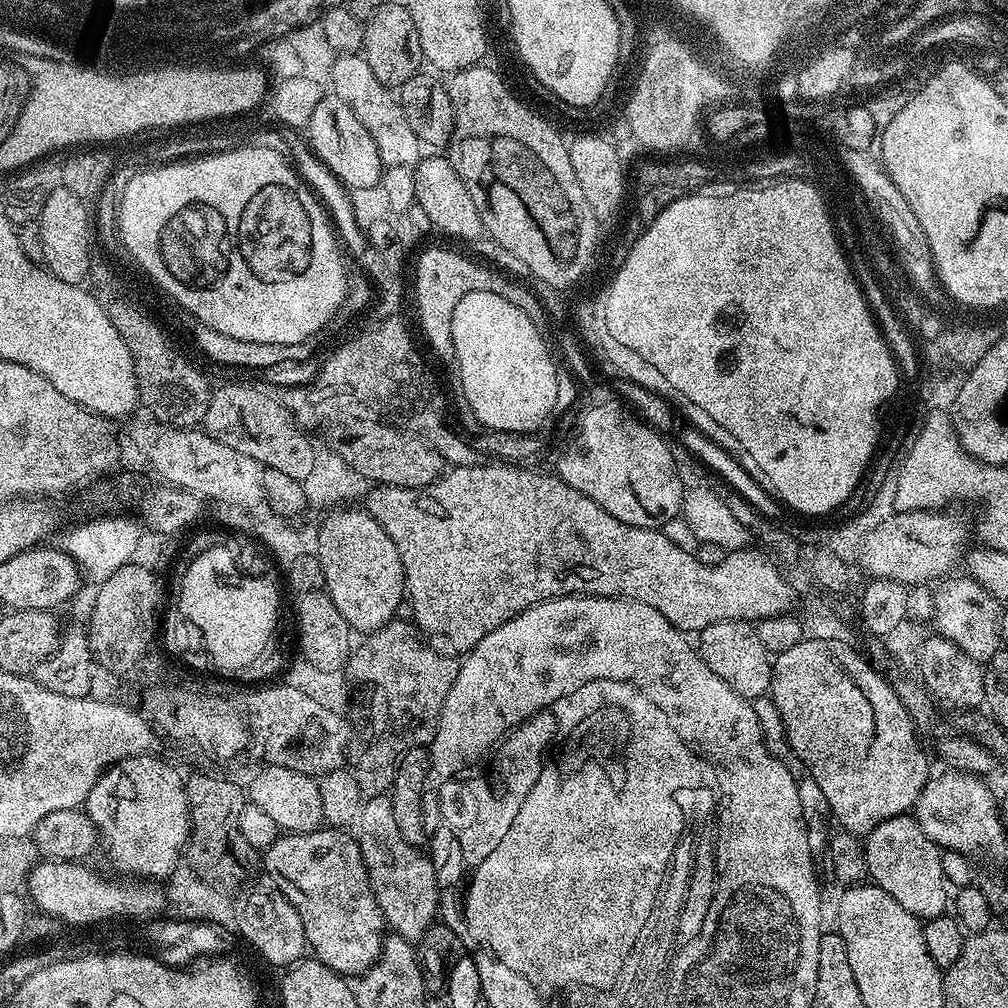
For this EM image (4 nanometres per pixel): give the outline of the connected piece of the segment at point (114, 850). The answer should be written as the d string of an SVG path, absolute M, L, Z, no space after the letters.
M159 755L135 756L113 764L90 790L86 811L117 873L128 878L167 877L182 860L189 838L185 777Z

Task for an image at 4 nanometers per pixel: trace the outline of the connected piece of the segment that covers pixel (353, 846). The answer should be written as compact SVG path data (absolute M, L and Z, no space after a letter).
M321 826L315 832L281 834L269 848L263 849L262 856L264 868L272 879L271 887L285 896L294 910L298 910L298 918L302 918L302 930L315 959L321 960L330 966L330 970L345 978L359 978L374 966L383 948L386 925L362 862L360 841L351 831Z

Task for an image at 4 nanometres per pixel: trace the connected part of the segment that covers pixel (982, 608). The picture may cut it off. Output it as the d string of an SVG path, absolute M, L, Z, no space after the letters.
M967 574L955 576L945 579L939 585L941 588L935 589L936 597L933 600L932 614L934 625L936 624L935 631L942 638L954 642L958 650L970 654L970 658L981 662L992 660L994 654L1002 648L1000 643L1001 605L983 586Z

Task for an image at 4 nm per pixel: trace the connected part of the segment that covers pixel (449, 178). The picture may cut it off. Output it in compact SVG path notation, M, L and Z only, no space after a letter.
M425 155L412 172L415 207L420 207L417 209L422 215L435 221L437 233L445 232L456 240L469 240L469 242L479 240L484 232L484 223L478 214L478 206L474 206L474 198L470 198L470 190L466 190L462 178L458 178L447 155L428 155L432 156Z

